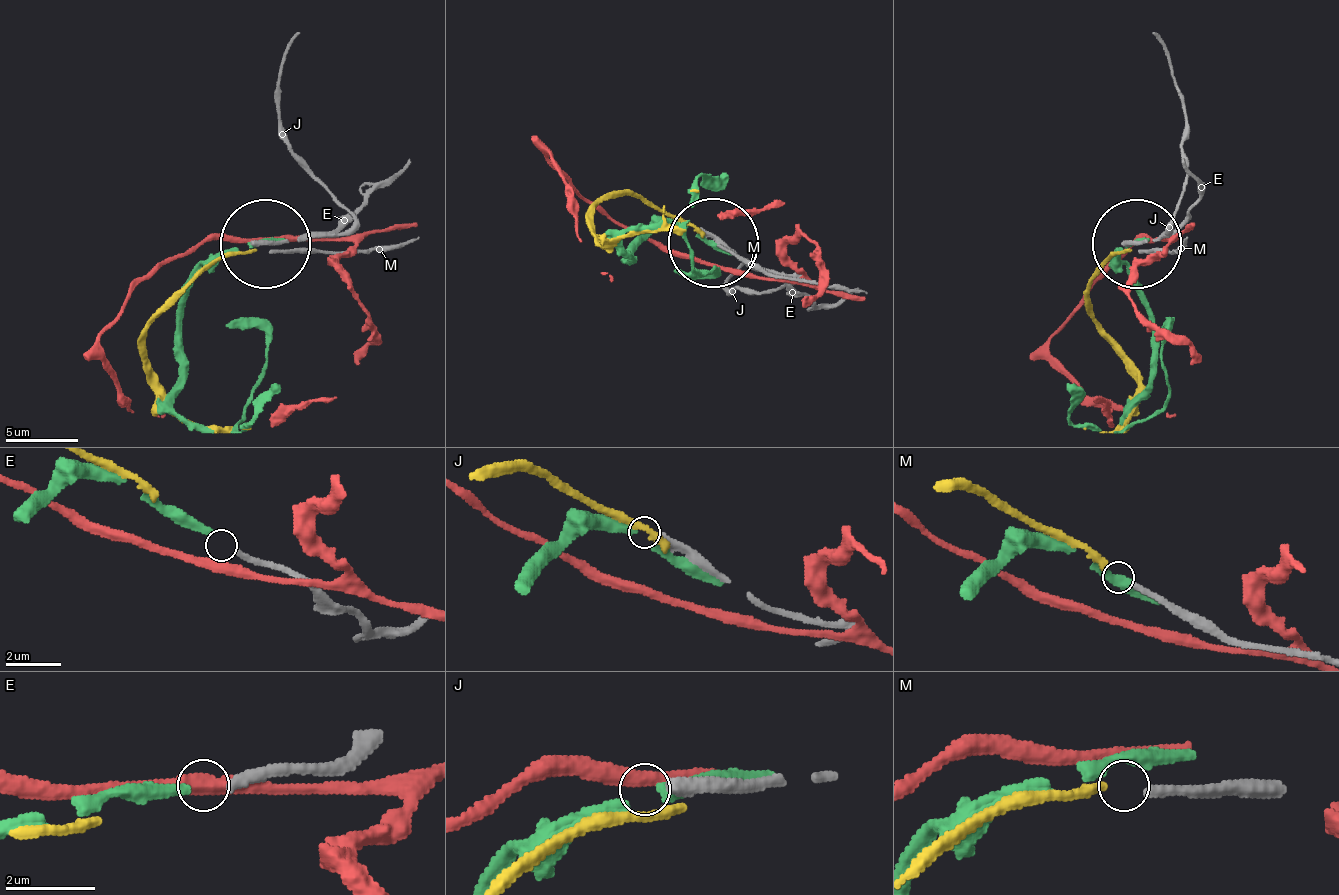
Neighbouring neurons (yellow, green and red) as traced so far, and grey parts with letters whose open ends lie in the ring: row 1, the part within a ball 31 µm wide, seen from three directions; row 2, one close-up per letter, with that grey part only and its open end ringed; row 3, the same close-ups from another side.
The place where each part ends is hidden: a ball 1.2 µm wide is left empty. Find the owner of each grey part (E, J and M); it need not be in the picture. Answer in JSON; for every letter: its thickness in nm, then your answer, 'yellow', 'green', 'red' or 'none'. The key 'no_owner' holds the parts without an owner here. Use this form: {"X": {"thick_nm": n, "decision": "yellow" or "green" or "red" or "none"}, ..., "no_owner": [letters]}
{"E": {"thick_nm": 220, "decision": "green"}, "J": {"thick_nm": 360, "decision": "none"}, "M": {"thick_nm": 200, "decision": "yellow"}, "no_owner": ["J"]}

